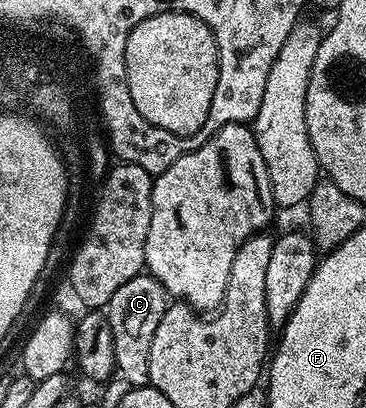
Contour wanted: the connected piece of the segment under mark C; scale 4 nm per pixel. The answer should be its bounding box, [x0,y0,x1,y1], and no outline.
[104,273,168,388]

